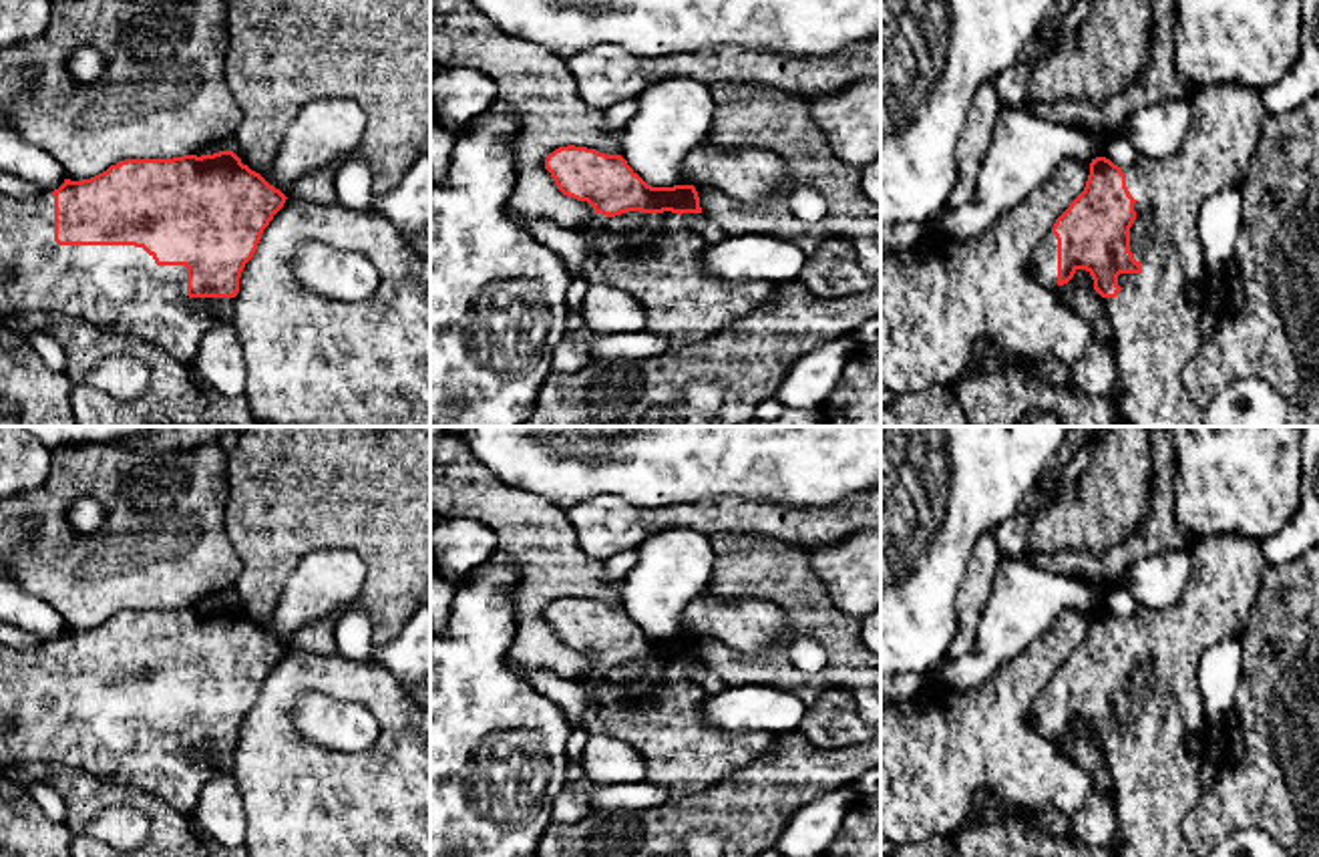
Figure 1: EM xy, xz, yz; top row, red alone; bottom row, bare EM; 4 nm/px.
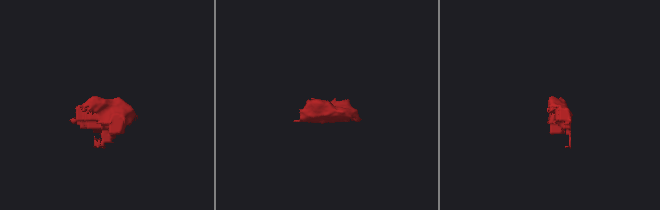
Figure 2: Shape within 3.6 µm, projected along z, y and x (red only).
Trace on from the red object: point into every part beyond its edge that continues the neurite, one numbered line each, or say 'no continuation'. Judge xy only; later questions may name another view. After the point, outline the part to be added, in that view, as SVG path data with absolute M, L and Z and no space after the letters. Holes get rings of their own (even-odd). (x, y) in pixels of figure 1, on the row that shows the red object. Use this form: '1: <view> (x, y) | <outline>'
1: xy (310, 361) | M286 199L284 207L263 229L253 258L241 272L239 292L233 302L233 326L245 356L243 396L247 398L249 412L257 422L271 422L277 426L430 426L430 260L418 255L410 241L378 209L348 209L340 203L318 205L312 201ZM302 237L318 239L336 249L362 253L378 270L378 290L366 300L342 302L306 288L292 270L292 258Z

